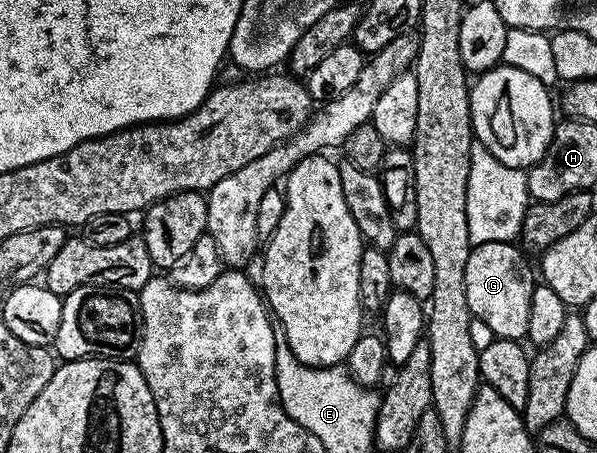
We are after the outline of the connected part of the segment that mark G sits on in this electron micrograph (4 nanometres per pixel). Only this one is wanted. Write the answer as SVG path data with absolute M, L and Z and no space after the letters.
M487 241L478 244L467 258L467 306L469 313L503 340L524 341L528 337L528 319L531 318L532 292L535 287L529 273L526 253L516 243Z

